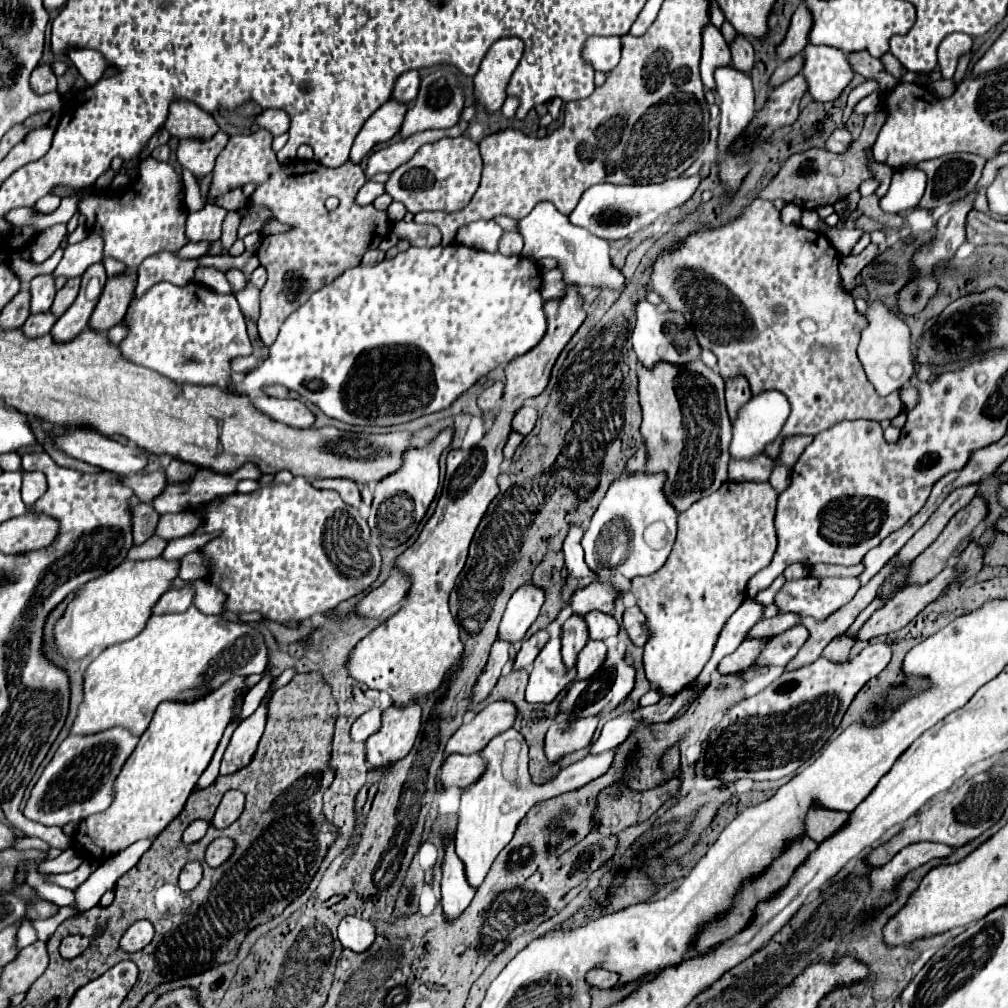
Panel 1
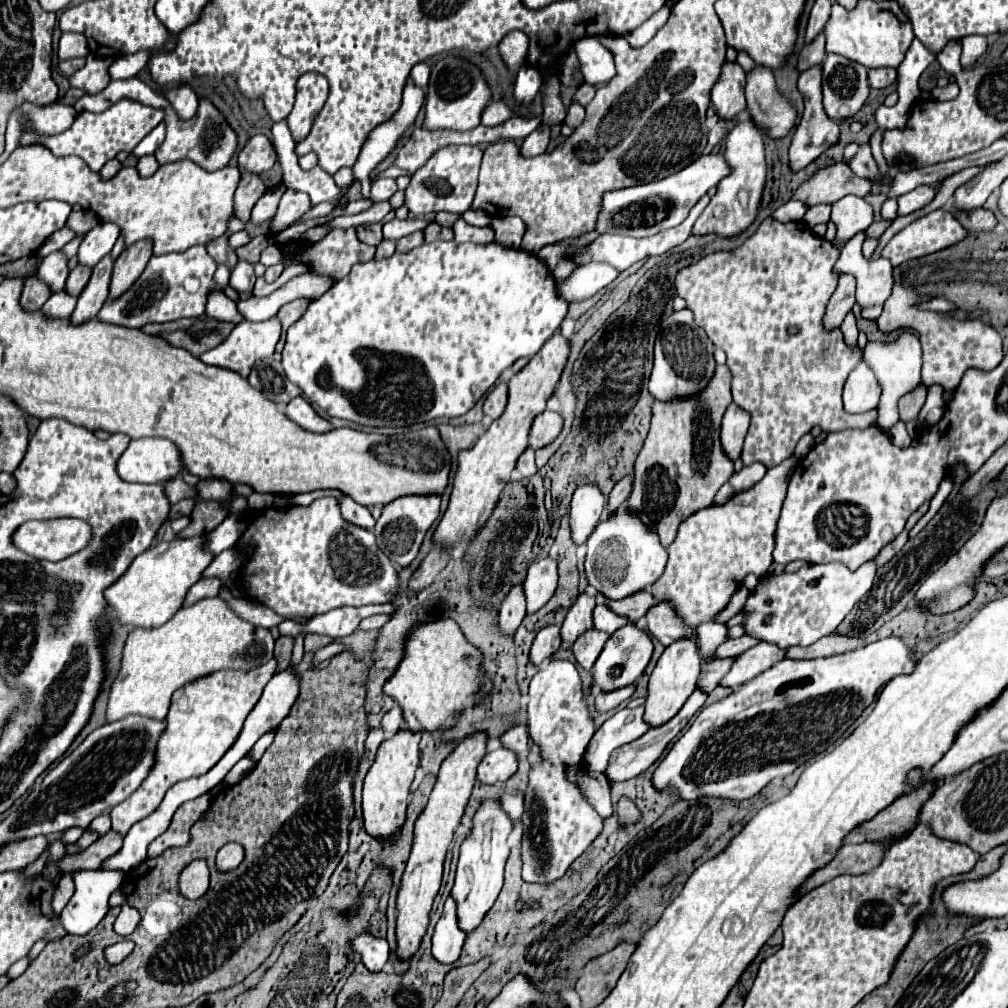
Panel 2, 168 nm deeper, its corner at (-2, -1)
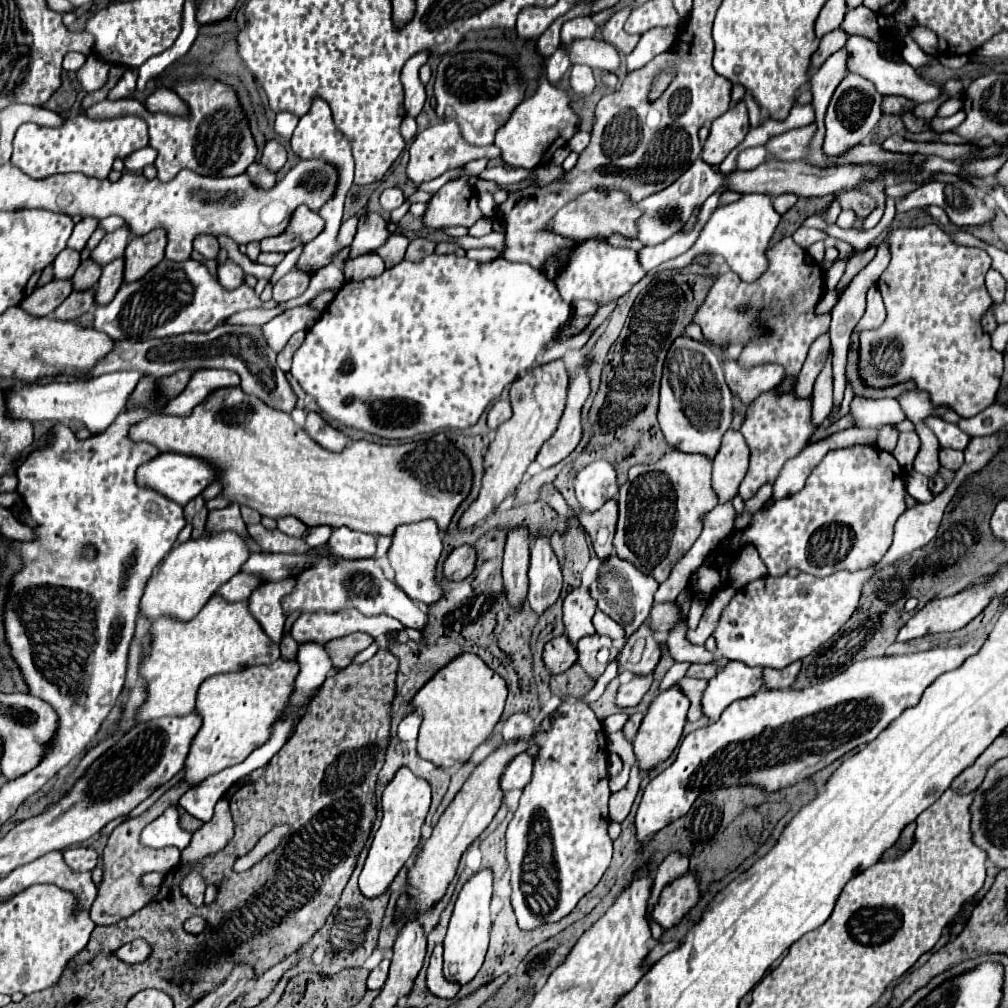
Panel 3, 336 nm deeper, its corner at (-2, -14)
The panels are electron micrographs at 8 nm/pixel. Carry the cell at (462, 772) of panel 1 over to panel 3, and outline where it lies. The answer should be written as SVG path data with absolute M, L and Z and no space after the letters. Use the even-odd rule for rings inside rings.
M526 753L516 755L504 769L502 777L500 777L500 789L512 791L512 789L522 789L532 775L532 757Z

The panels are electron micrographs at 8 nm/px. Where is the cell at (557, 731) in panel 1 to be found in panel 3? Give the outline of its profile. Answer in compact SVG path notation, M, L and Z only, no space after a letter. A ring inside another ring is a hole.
M652 675L648 677L634 677L632 681L620 685L618 693L616 693L616 705L618 707L636 707L640 703L640 699L644 697L644 693L650 689L652 683Z

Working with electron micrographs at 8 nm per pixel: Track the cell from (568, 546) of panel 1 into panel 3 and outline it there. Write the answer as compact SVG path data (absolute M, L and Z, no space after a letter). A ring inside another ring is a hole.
M594 461L576 475L574 489L580 507L588 513L594 513L608 499L616 497L618 493L616 471L606 461Z

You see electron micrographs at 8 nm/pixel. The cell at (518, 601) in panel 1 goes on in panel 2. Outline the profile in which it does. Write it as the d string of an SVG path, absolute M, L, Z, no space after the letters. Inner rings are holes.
M542 558L530 564L528 576L524 580L524 594L528 602L528 612L540 610L554 594L558 582L558 564L552 558Z

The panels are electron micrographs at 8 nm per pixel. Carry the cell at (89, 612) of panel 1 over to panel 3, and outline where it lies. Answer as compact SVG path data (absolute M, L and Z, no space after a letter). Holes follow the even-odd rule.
M232 531L204 535L198 541L190 539L176 545L158 565L158 573L154 573L146 583L144 595L140 599L140 615L144 615L146 619L172 617L178 621L188 621L196 617L206 601L214 595L214 591L240 571L248 555L250 551L244 539Z

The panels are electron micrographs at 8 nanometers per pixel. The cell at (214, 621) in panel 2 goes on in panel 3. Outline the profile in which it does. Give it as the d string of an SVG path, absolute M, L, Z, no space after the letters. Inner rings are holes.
M212 597L202 611L182 623L174 619L156 619L148 631L148 649L142 645L138 677L146 681L146 699L136 711L136 719L152 721L160 717L182 717L194 709L200 683L218 673L238 673L248 667L268 665L280 657L280 649L262 631L258 621L248 613L246 601L228 603Z

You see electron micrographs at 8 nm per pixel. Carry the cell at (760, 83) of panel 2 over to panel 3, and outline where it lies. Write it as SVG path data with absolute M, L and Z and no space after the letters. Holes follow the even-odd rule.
M814 123L770 137L764 147L768 153L772 153L776 159L782 161L802 159L806 155L806 143L810 141L810 135L814 135Z

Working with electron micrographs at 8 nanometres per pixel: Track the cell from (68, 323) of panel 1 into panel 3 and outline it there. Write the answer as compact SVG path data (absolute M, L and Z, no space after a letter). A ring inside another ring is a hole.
M122 257L114 259L112 263L108 263L102 269L102 277L100 277L98 285L96 285L96 297L94 297L96 307L106 305L106 303L110 303L114 299L116 291L122 285L122 271L124 271L124 259Z

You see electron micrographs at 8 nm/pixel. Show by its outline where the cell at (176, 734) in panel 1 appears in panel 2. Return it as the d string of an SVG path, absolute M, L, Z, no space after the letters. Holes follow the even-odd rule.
M272 658L254 670L216 670L214 674L202 676L176 690L166 716L168 728L158 742L156 766L134 794L112 810L112 828L116 832L126 836L132 824L146 818L160 806L170 786L180 780L206 774L226 754L226 750L230 750L244 726L246 716L260 700L268 680L274 676L276 666L278 662Z

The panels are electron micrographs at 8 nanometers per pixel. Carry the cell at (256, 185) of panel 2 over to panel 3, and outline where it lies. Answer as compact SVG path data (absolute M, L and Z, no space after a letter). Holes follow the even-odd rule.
M254 161L254 163L246 169L246 175L250 177L252 185L258 187L258 189L262 189L262 191L272 189L274 183L276 183L276 173L266 171L266 167L262 167L258 161Z

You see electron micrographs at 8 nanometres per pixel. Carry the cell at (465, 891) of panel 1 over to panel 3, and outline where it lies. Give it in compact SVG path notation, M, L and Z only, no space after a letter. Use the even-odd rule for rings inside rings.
M438 943L432 951L432 957L430 957L430 967L428 967L428 989L438 995L438 997L446 997L446 999L454 999L454 995L458 993L460 985L456 981L450 981L444 977L442 973L442 949L444 945Z

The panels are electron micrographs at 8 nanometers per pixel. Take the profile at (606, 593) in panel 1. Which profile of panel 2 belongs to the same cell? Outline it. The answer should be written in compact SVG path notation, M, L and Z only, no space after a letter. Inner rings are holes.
M642 590L642 592L636 592L624 600L606 600L610 604L610 608L620 614L620 616L626 616L630 622L638 622L642 616L646 616L646 610L650 610L650 606L656 606L658 600L648 592L648 590Z

